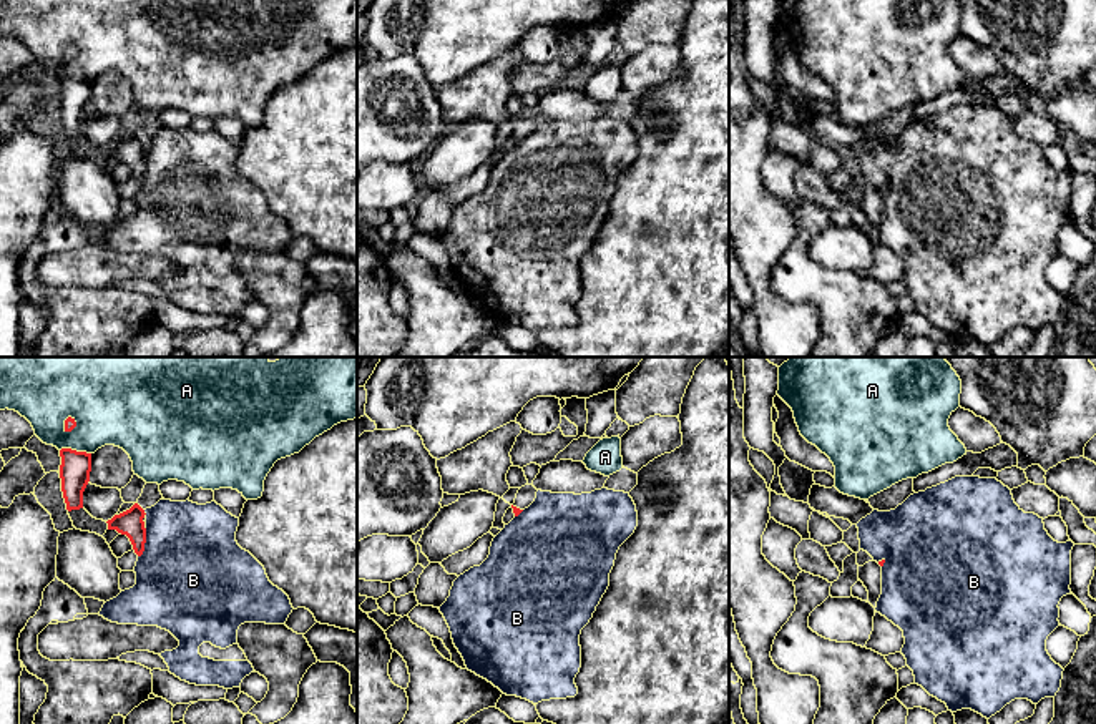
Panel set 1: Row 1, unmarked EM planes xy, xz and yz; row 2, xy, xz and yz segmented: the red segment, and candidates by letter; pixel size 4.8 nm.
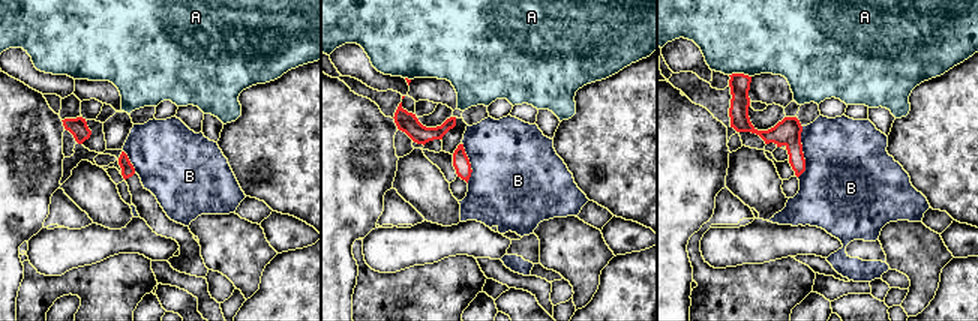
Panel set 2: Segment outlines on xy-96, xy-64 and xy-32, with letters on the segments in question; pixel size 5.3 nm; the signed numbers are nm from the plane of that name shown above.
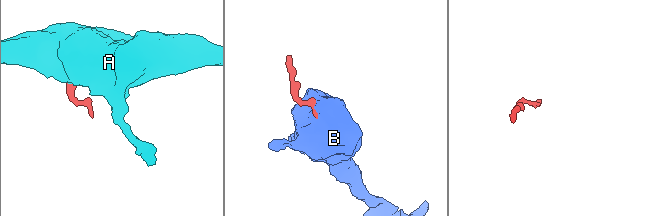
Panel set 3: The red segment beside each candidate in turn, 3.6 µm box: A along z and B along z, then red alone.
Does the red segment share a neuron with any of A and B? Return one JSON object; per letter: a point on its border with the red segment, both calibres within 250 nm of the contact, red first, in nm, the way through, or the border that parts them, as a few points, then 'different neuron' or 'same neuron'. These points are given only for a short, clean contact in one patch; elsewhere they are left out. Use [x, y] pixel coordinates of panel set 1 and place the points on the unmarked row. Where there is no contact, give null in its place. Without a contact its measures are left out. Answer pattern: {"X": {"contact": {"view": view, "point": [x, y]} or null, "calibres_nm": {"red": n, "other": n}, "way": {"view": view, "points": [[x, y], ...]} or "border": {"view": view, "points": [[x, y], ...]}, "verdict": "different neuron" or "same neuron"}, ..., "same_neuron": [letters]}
{"A": {"contact": {"view": "xy", "point": [75, 78]}, "calibres_nm": {"red": 150, "other": 340}, "verdict": "different neuron"}, "B": {"contact": {"view": "xy", "point": [145, 170]}, "calibres_nm": {"red": 120, "other": 480}, "border": {"view": "xy", "points": [[146, 156], [145, 178], [138, 185]]}, "verdict": "different neuron"}, "same_neuron": []}

